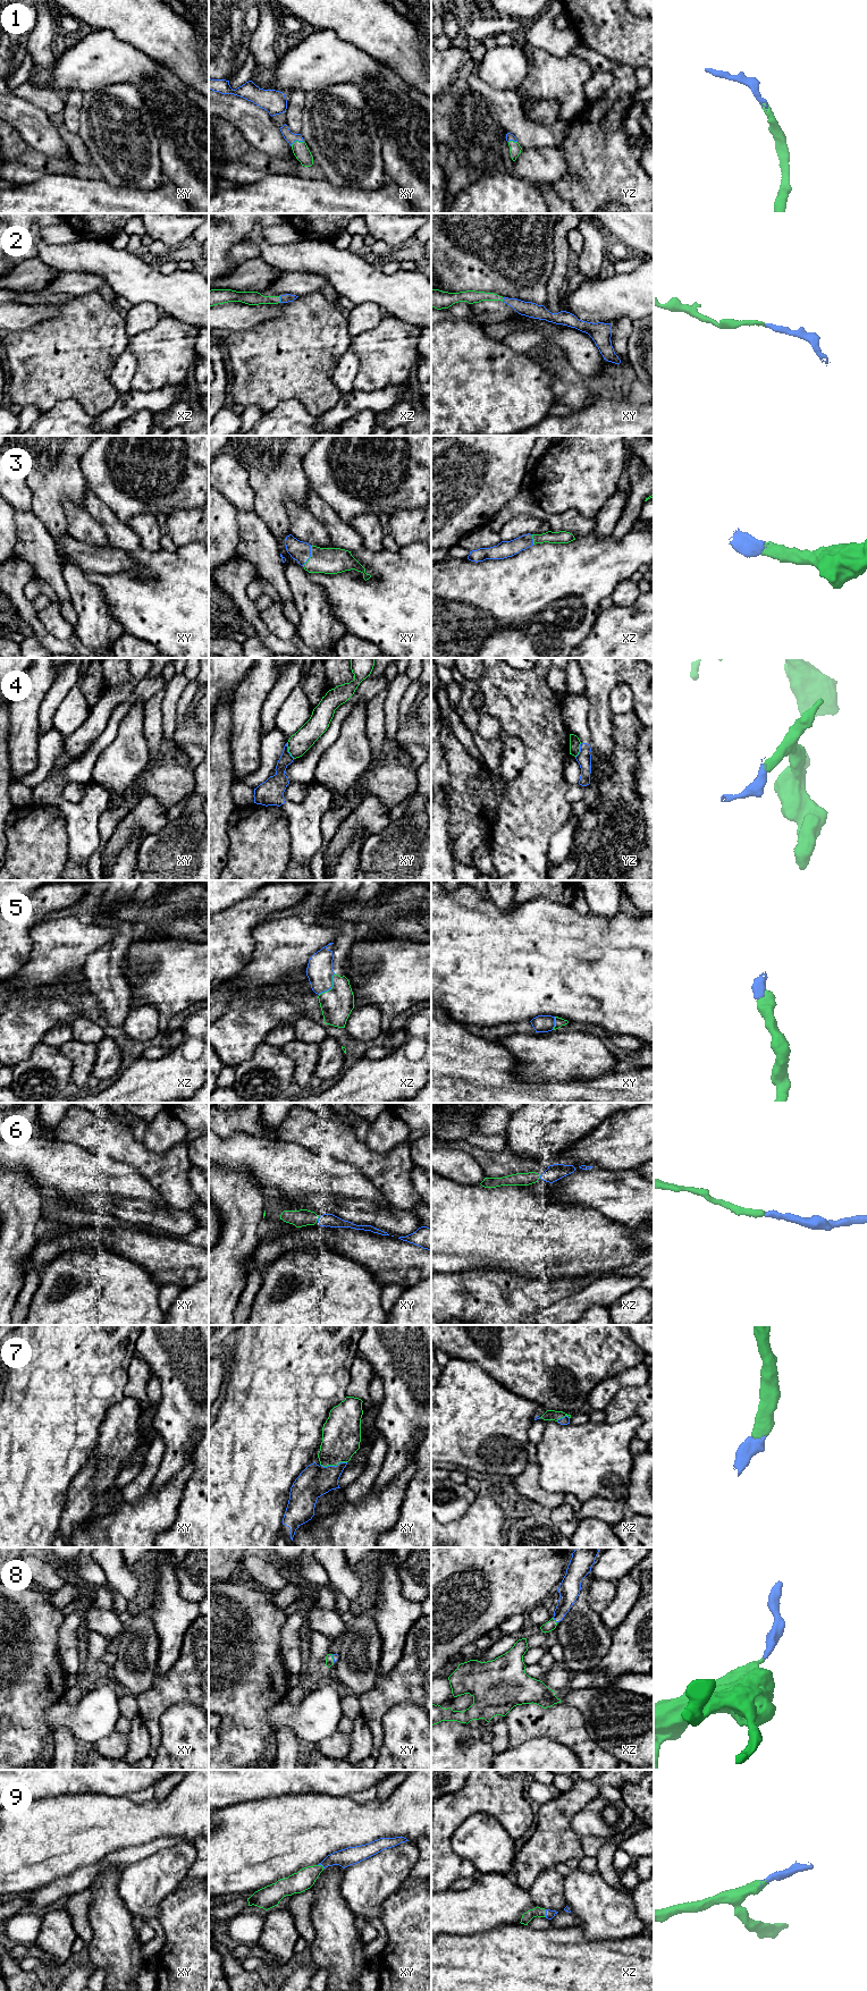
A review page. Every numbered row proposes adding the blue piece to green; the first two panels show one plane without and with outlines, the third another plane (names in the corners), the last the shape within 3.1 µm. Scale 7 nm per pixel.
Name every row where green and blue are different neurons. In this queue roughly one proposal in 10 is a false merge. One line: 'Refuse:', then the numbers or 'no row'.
Refuse: 4

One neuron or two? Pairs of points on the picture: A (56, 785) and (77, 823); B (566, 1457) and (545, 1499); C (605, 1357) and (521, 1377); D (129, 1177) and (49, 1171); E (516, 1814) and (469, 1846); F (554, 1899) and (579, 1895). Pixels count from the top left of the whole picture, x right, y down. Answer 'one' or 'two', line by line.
A: one
B: two
C: one
D: one
E: two
F: two

